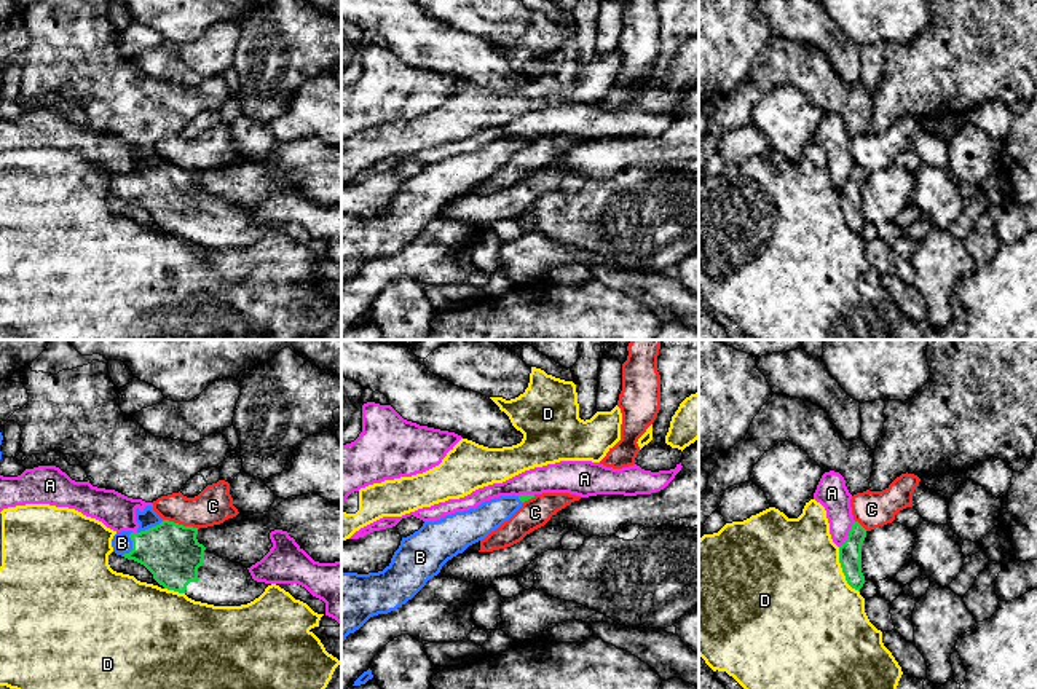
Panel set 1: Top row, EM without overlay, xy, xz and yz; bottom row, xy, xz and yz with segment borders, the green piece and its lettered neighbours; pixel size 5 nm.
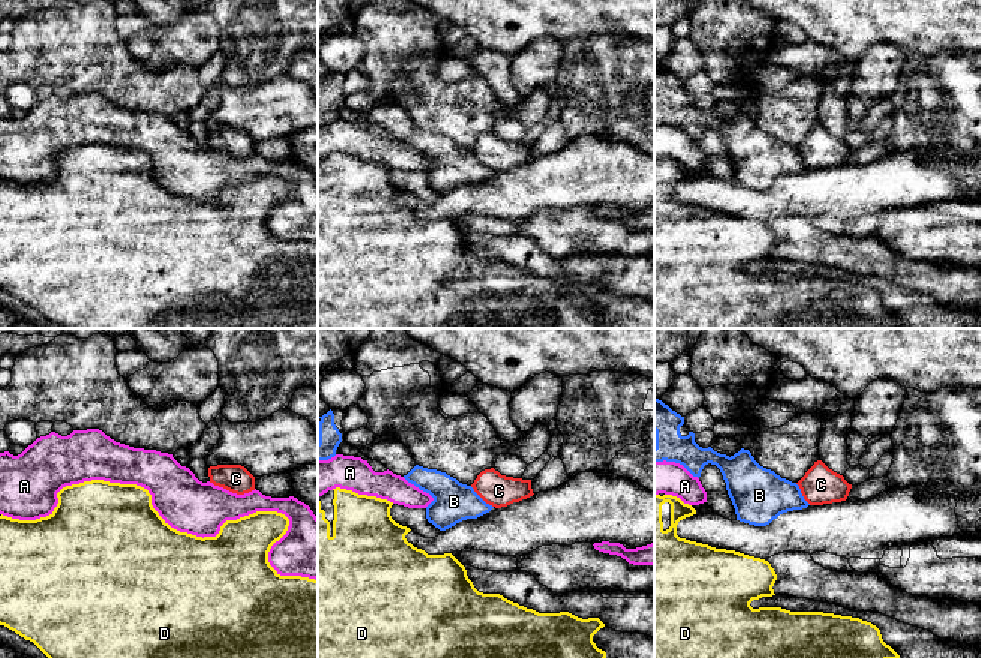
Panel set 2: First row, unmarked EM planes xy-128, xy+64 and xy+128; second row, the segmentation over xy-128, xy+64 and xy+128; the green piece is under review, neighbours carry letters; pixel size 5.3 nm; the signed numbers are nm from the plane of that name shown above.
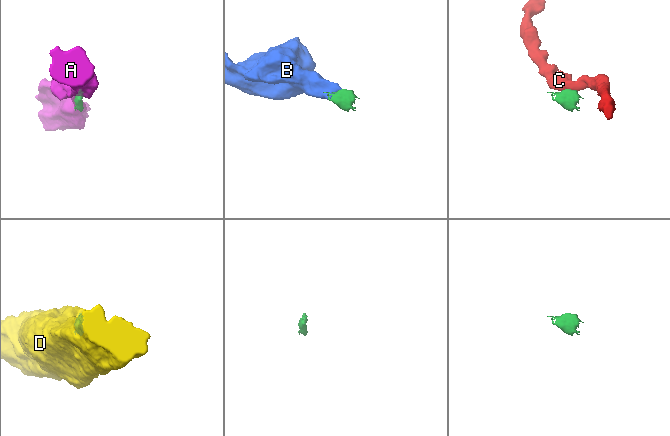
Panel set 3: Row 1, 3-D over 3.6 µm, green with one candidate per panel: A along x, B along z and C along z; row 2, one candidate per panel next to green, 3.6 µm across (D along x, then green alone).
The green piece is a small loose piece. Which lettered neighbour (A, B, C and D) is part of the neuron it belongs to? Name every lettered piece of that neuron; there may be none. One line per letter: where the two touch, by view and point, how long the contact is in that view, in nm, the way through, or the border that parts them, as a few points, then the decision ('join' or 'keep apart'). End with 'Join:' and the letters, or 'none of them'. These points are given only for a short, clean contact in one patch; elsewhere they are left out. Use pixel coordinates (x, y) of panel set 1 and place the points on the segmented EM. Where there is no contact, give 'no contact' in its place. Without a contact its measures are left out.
A: yz (849, 535) | 160 nm | keep apart
B: xy (133, 546) | 140 nm | across xy (171, 552), (161, 546), (133, 546), (122, 543) | join
C: xy (181, 525) | 190 nm | along xy (163, 519), (198, 528) | keep apart
D: yz (843, 571) | 260 nm | keep apart
Join: B

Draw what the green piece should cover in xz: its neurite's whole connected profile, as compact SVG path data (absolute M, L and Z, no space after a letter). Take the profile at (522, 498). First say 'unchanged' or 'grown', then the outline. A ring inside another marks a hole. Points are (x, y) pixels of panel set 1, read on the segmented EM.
grown; M534 494L499 496L482 502L475 509L455 512L436 522L424 522L418 531L402 537L391 563L383 571L369 574L341 573L341 641L359 630L370 617L396 611L412 600L429 579L440 573L448 560L485 539L531 498Z

